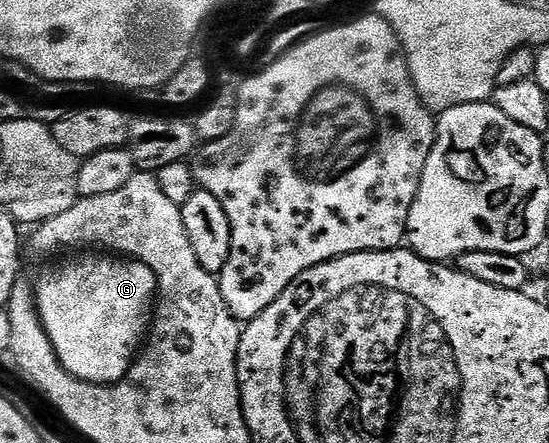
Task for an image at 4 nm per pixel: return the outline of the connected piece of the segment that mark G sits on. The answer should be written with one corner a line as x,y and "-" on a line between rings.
103,255
107,257
83,257
80,261
63,261
52,269
47,269
39,277
39,282
34,282
35,310
39,312
41,323
49,335
49,343
53,343
53,351
57,351
57,359
79,381
88,381
91,385
113,385
116,381
122,381
126,377
131,366
135,364
141,350
145,345
145,338
149,333
149,326
153,321
153,310
157,305
157,286
155,276
145,263
134,259
124,259
122,256

